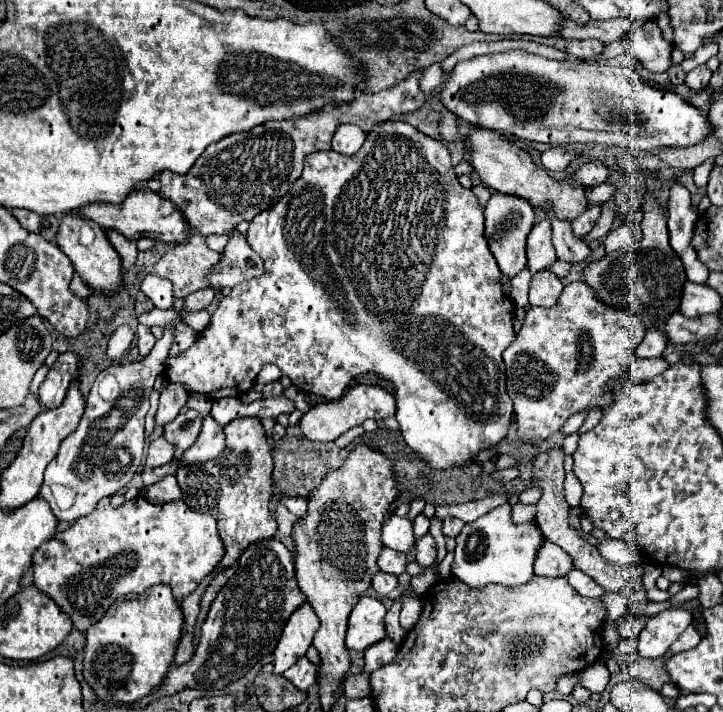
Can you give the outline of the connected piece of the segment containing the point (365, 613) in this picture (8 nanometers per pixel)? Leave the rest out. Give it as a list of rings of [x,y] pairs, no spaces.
[[[362,596],[348,620],[346,646],[350,650],[366,650],[370,644],[382,640],[386,636],[384,614],[386,608],[382,602],[372,596]]]

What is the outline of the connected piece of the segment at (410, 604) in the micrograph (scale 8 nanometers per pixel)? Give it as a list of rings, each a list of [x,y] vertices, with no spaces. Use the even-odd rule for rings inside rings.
[[[404,598],[400,610],[400,626],[404,630],[410,630],[416,624],[420,612],[422,612],[422,602],[418,598]]]

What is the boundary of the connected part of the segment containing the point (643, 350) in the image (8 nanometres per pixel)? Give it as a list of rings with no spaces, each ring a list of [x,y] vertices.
[[[646,332],[642,344],[638,344],[636,354],[638,358],[658,358],[666,348],[666,338],[662,332]]]

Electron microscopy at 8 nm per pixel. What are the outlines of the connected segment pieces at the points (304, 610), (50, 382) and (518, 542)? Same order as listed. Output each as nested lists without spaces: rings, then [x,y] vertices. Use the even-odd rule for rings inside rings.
[[[302,604],[286,622],[278,646],[274,650],[274,672],[282,674],[296,660],[300,660],[312,644],[314,632],[318,630],[318,616],[310,604]]]
[[[66,352],[58,356],[58,360],[50,368],[46,380],[40,384],[40,390],[38,390],[40,404],[46,410],[62,404],[70,382],[78,376],[78,366],[80,366],[80,358],[76,354]]]
[[[502,504],[478,520],[466,524],[456,536],[452,574],[470,588],[486,588],[488,584],[516,588],[532,578],[534,556],[544,536],[536,524],[514,524],[510,520],[510,510],[510,504]]]

